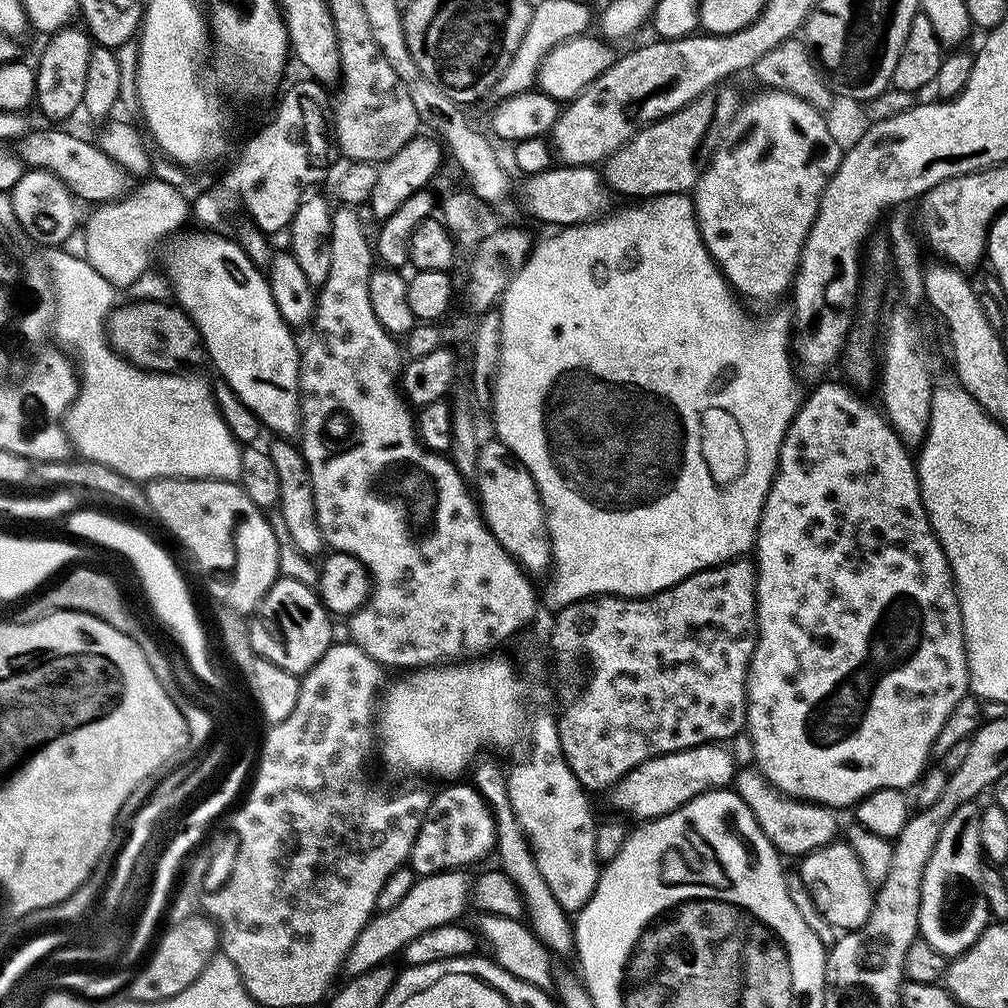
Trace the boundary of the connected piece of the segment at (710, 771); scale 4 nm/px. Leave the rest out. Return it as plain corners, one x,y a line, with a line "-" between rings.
723,743
703,744
642,762
642,766
630,770
630,774
618,781
610,796
613,806
625,812
620,813
625,817
633,816
636,822
656,820
702,794
727,789
735,781
737,771
736,759

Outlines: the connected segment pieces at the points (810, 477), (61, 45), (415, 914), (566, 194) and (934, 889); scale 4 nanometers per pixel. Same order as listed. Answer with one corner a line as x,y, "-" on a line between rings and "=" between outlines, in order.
847,383
844,384
820,384
809,396
807,393
803,397
800,408
796,411
791,426
788,427
788,436
780,447
780,461
776,467
776,477
772,479
772,485
760,515
760,525
756,527
754,559
756,561
756,626
758,631
754,654
748,667
748,722
746,725
747,734
754,742
755,767
759,768
761,774
775,788
779,789
780,792
784,792
787,796
794,797
795,800
809,800
815,804
825,804
827,808
837,810
848,807
848,809
851,809
859,804
861,800
865,800
870,794
874,794
883,788
911,789
929,767
934,738
938,738
942,726
946,726
946,718
950,718
954,706
957,706
958,702
964,696
969,695
970,692
968,687
968,655
964,649
964,627
962,626
962,614
960,613
956,584
952,580
952,567
948,565
946,554
942,550
942,546
928,521
928,515
924,509
922,494
920,493
920,479
916,476
913,453
900,441
898,434
888,423
888,417
884,415
883,411
879,407
871,408
862,397
855,396
851,392
853,389
=
69,26
51,33
47,37
44,49
40,52
40,61
35,61
36,98
35,107
48,122
64,122
77,111
83,109
85,93
86,70
89,69
91,50
94,41
87,31
80,26
=
448,869
419,877
401,902
386,911
376,912
368,920
348,951
343,971
349,977
364,973
376,964
385,963
392,958
388,956
401,953
410,941
426,930
457,921
464,908
470,904
472,880
470,876
468,878
468,874
465,869
=
590,164
551,166
544,172
529,175
524,181
526,182
524,184
524,204
522,200
523,211
525,208
530,215
541,220
544,224
556,224
555,226
590,224
593,220
603,220
605,216
609,215
610,209
613,207
611,204
612,200
614,201
614,196
608,191
601,169
=
979,803
963,804
954,810
954,818
946,822
946,830
942,830
942,838
938,838
938,846
934,846
934,854
930,854
930,866
926,866
926,874
922,878
922,902
920,903
919,935
934,950
938,950
945,958
960,956
982,934
982,930
990,923
990,915
986,895
983,893
982,872
986,865
985,857
980,851
980,813

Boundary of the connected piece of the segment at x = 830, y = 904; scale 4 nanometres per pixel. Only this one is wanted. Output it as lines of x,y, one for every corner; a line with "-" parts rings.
846,842
827,844
809,852
799,864
798,879
806,886
814,906
818,906
818,914
822,914
822,918
826,918
826,922
830,922
832,928
837,930
861,928
866,918
870,918
874,888
863,873
858,854
854,854
849,844

